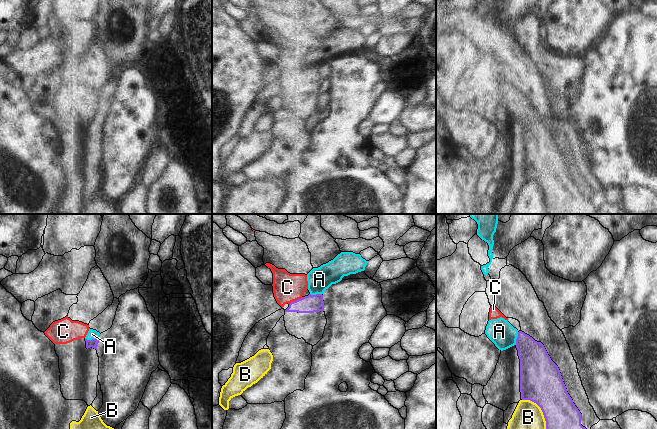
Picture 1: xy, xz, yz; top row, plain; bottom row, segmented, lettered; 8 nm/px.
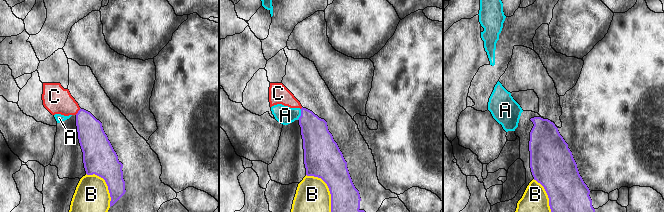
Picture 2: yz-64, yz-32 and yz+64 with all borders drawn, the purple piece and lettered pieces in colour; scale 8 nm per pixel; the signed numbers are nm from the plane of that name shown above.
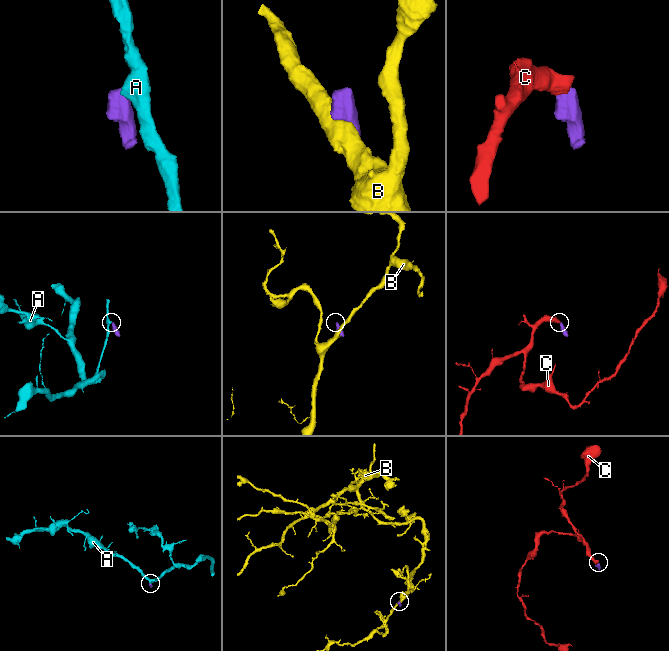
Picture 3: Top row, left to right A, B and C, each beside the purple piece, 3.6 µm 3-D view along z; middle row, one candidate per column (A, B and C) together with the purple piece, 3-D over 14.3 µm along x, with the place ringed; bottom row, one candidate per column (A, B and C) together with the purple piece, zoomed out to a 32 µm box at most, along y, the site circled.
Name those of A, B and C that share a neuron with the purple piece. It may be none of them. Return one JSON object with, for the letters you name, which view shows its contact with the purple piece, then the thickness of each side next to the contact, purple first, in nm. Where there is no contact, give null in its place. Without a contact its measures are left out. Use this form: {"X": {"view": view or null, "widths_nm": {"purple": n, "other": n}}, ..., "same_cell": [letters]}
{"C": {"view": "xz", "widths_nm": {"purple": 140, "other": 220}}, "same_cell": ["C"]}

